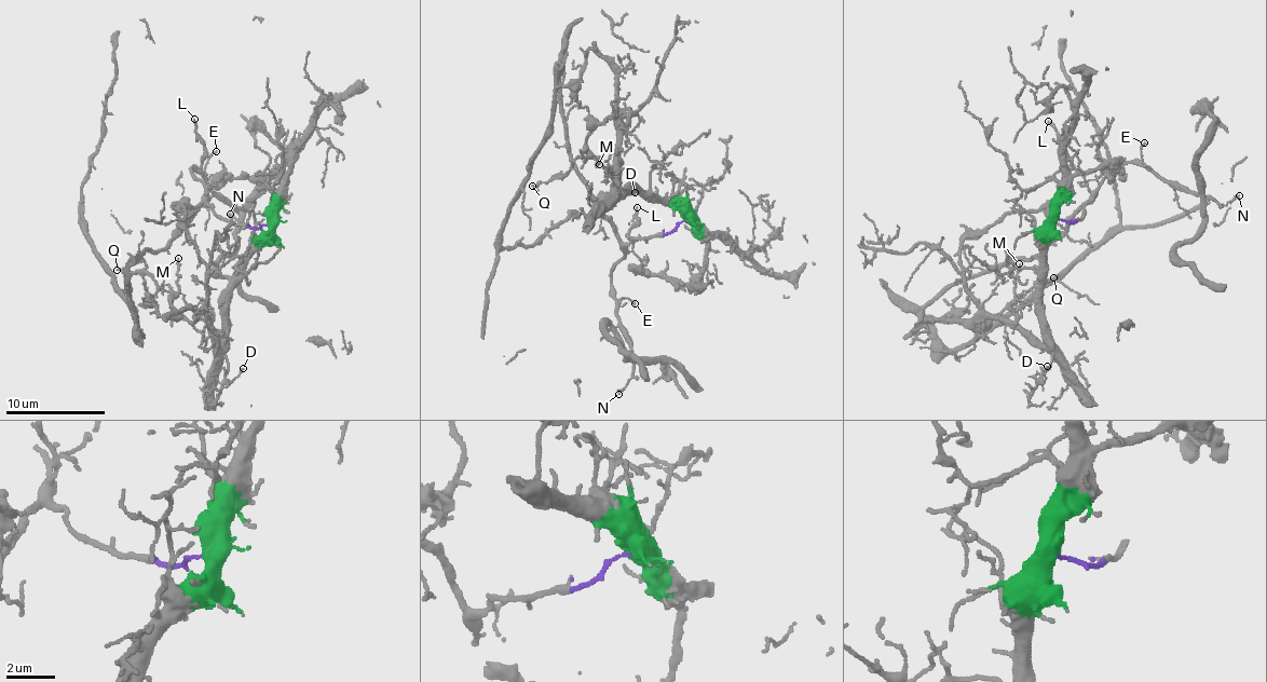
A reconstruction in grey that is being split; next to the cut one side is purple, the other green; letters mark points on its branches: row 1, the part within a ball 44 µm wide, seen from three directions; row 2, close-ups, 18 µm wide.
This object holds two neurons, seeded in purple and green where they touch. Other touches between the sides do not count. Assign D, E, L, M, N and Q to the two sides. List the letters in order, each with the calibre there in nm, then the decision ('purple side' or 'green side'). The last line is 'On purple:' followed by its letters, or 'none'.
D: calibre 110 nm; green side
E: calibre 110 nm; purple side
L: calibre 170 nm; purple side
M: calibre 160 nm; green side
N: calibre 120 nm; purple side
Q: calibre 180 nm; green side
On purple: E, L, N

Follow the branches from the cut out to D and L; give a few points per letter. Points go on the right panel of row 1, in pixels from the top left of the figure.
D: (1057, 218), (1044, 257), (1039, 300), (1043, 338), (1051, 353), (1050, 367), (1040, 377), (1047, 366)
L: (1057, 218), (1079, 221), (1090, 199), (1087, 181), (1047, 121)

